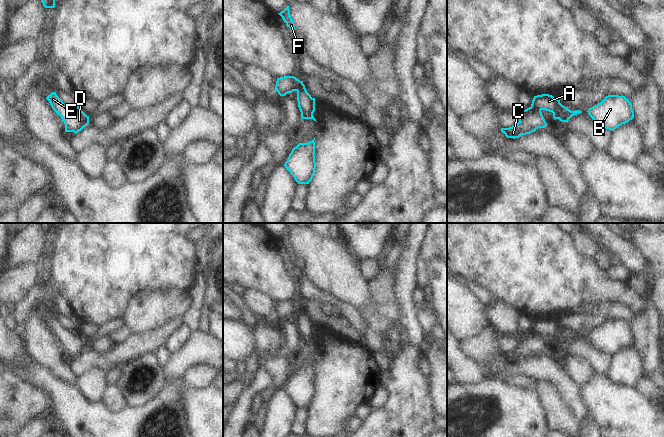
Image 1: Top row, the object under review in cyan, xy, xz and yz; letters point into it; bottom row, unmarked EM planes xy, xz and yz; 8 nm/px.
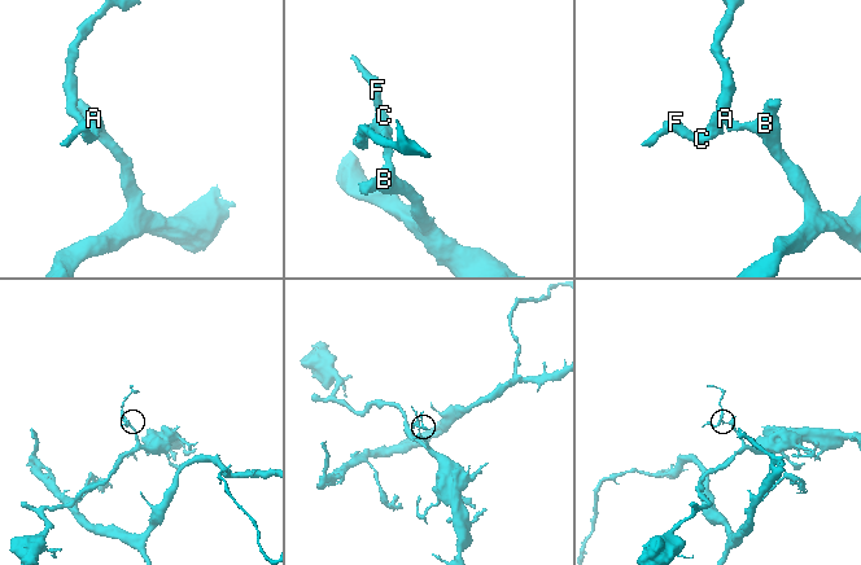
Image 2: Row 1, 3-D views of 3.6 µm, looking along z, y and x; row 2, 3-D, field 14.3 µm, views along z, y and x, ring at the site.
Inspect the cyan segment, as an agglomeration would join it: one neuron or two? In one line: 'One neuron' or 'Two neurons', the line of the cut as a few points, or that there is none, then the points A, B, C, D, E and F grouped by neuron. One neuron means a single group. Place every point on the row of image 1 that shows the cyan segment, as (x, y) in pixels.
Two neurons. Split along yz (531, 106), (540, 110). Groups: A B / C D E F

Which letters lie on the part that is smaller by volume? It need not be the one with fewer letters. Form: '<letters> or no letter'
C, D, E, F

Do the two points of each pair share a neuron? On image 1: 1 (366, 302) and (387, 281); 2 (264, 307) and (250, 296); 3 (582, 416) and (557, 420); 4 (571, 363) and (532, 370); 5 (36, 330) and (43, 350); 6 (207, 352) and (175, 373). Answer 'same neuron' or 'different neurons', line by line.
1: different neurons
2: same neuron
3: different neurons
4: different neurons
5: same neuron
6: same neuron

